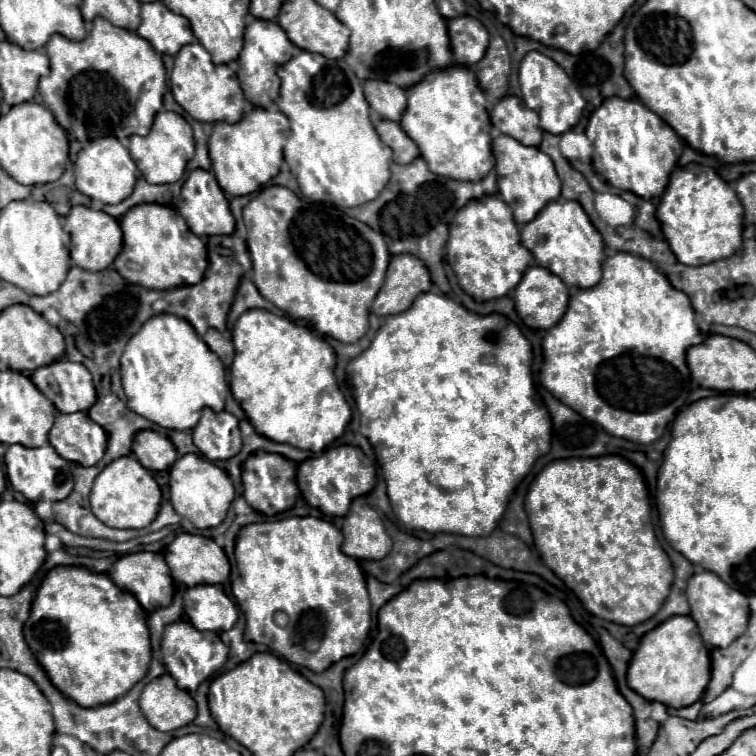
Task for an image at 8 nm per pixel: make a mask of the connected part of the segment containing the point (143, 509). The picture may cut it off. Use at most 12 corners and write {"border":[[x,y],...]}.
{"border":[[135,455],[109,463],[91,509],[115,529],[147,527],[161,503]]}

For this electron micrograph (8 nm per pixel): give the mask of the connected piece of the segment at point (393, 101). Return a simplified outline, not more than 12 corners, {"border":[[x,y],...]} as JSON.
{"border":[[367,79],[365,99],[389,121],[401,119],[405,89],[389,81]]}

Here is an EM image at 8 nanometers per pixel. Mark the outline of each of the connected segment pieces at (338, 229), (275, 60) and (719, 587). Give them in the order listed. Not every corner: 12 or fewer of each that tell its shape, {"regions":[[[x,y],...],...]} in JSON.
{"regions":[[[269,185],[243,209],[259,293],[357,343],[387,243]],[[275,21],[245,27],[237,77],[259,107],[279,97],[277,67],[295,53]],[[711,571],[687,581],[701,639],[727,647],[749,621],[747,597]]]}

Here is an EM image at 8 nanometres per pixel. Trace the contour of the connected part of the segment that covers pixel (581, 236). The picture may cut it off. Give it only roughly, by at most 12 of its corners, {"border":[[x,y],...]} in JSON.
{"border":[[577,201],[525,225],[521,245],[569,287],[601,281],[603,239]]}

